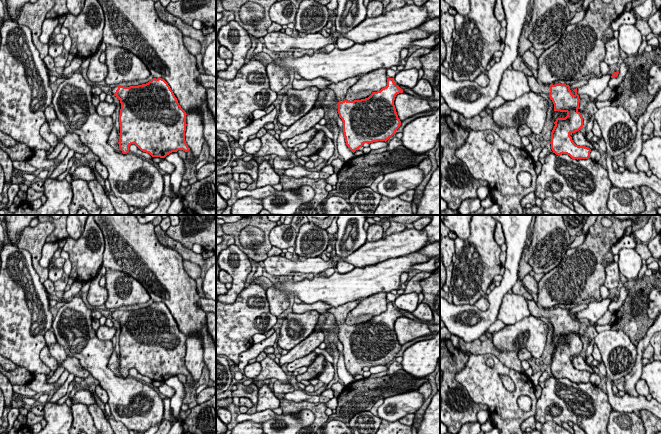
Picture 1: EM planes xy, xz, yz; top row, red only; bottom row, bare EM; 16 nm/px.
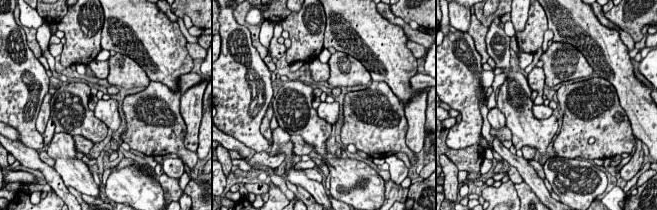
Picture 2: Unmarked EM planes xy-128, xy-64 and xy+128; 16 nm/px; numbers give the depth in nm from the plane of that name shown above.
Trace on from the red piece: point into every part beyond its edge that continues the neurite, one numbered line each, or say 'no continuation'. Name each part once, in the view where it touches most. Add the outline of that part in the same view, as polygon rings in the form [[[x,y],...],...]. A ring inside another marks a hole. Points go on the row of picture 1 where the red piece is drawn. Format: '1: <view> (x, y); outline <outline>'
1: yz (535, 86); outline [[[527,76],[530,90],[536,94],[545,93],[550,94],[550,85],[540,83],[534,76]]]

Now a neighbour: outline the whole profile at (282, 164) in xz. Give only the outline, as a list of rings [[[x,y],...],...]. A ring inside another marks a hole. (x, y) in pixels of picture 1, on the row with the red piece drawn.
[[[277,156],[273,162],[273,168],[279,170],[287,170],[293,168],[295,163],[292,159],[282,159],[281,157]]]

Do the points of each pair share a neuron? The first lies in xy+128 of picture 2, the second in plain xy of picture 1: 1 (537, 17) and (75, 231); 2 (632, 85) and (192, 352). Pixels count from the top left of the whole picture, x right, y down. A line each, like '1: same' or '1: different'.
1: different
2: different

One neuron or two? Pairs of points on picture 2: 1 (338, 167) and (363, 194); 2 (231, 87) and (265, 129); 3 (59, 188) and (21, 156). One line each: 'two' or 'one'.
1: one
2: two
3: one

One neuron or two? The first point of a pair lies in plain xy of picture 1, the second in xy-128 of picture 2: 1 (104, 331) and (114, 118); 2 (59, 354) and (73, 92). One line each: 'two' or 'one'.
1: one
2: two

